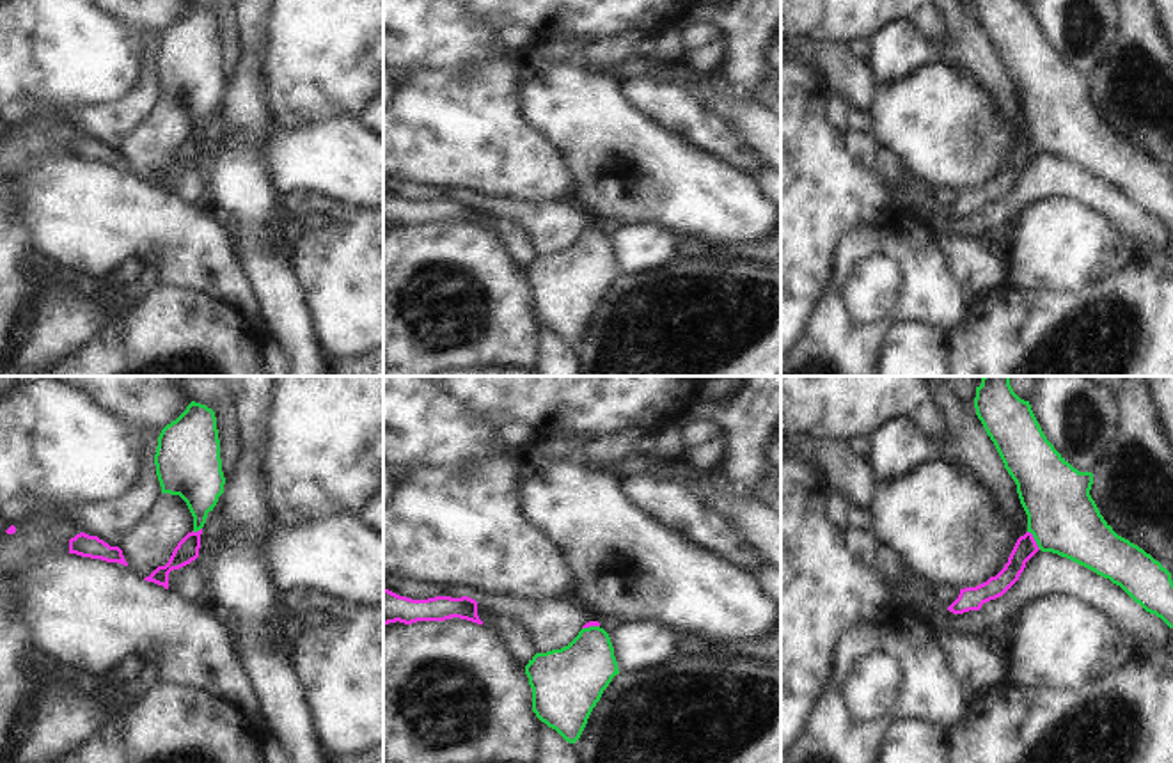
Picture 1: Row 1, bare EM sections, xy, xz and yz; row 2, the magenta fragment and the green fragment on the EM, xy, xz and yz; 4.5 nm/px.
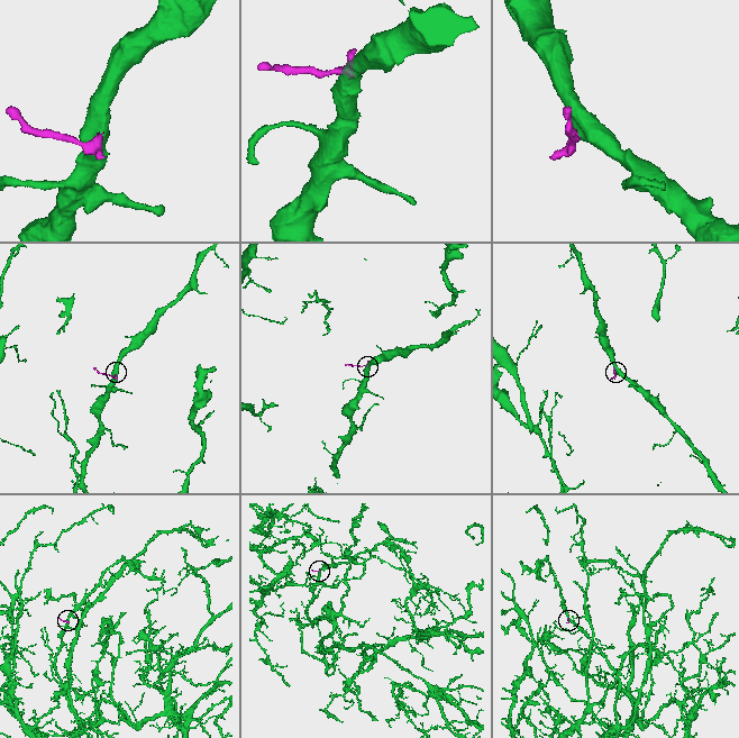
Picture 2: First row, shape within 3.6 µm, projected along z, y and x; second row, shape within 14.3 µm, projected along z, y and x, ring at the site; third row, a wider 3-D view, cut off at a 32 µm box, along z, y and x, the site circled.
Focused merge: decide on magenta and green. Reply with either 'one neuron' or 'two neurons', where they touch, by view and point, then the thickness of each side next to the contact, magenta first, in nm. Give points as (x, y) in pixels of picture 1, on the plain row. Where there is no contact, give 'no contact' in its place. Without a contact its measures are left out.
one neuron; meets magenta in yz at (1033, 142); 100 nm thick on the magenta side, 320 nm on the other

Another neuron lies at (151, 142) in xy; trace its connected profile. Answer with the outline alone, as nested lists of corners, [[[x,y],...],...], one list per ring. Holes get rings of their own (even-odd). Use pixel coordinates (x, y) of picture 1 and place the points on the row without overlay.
[[[161,96],[119,142],[128,169],[142,181],[165,169],[177,146],[193,133],[193,119],[179,98]]]

